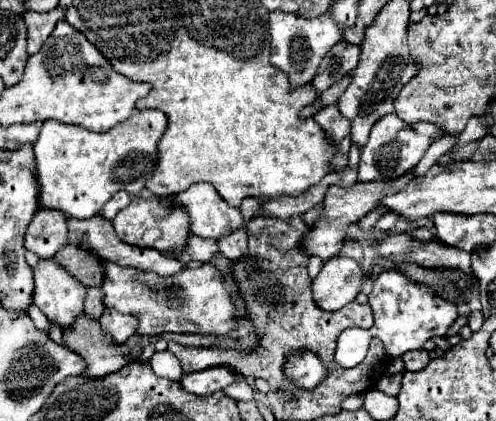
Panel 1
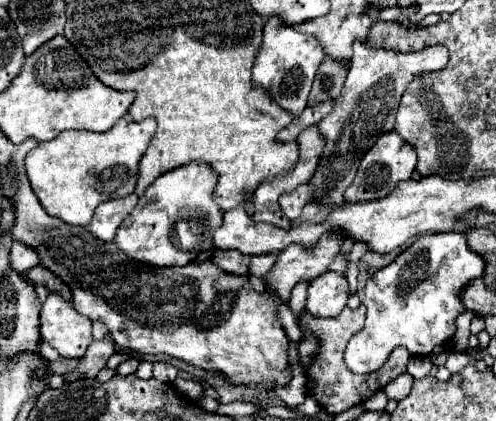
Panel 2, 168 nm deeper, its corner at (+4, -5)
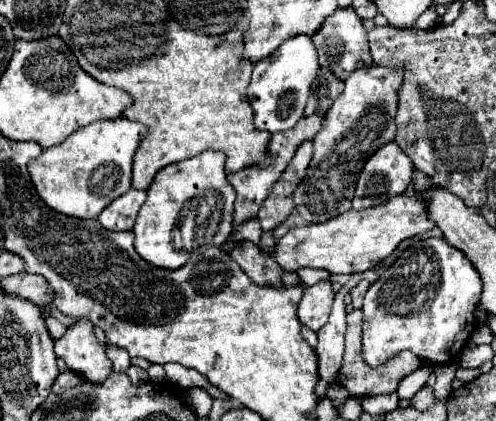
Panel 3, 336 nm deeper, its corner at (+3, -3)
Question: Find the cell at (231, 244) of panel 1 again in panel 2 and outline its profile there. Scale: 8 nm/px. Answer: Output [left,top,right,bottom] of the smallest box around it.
[249,256,275,284]

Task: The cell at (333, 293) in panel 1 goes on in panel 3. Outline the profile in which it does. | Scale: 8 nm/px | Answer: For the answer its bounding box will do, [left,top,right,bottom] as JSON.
[298,282,334,332]

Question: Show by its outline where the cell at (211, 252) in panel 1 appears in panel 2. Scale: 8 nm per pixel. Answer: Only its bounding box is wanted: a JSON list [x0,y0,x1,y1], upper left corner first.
[209,250,249,274]

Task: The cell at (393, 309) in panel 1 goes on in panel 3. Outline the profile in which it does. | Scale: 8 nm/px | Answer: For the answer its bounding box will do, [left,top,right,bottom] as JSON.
[362,238,480,366]

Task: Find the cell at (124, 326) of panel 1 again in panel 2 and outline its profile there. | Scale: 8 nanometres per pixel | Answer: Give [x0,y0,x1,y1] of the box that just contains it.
[65,334,115,382]

